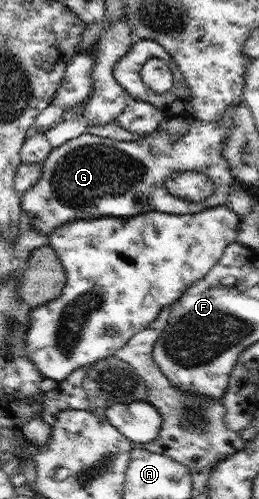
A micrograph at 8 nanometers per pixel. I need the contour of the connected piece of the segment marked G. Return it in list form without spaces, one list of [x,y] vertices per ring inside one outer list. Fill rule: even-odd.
[[[243,99],[232,103],[218,123],[206,123],[201,119],[190,116],[190,129],[174,140],[164,129],[160,132],[154,131],[152,134],[142,137],[140,141],[114,141],[114,139],[104,139],[96,137],[88,132],[80,135],[77,139],[70,139],[64,145],[52,149],[48,158],[44,160],[40,179],[33,187],[30,187],[21,196],[21,206],[25,219],[29,225],[33,225],[37,231],[50,236],[55,227],[60,227],[65,223],[75,219],[96,219],[104,215],[114,218],[128,218],[140,213],[149,211],[162,211],[168,214],[195,214],[210,209],[211,207],[226,206],[230,187],[236,185],[236,179],[230,170],[230,164],[224,157],[224,146],[230,133],[234,131],[233,115]],[[176,172],[197,172],[208,176],[214,184],[214,193],[202,201],[182,201],[174,198],[166,189],[167,177]]]

